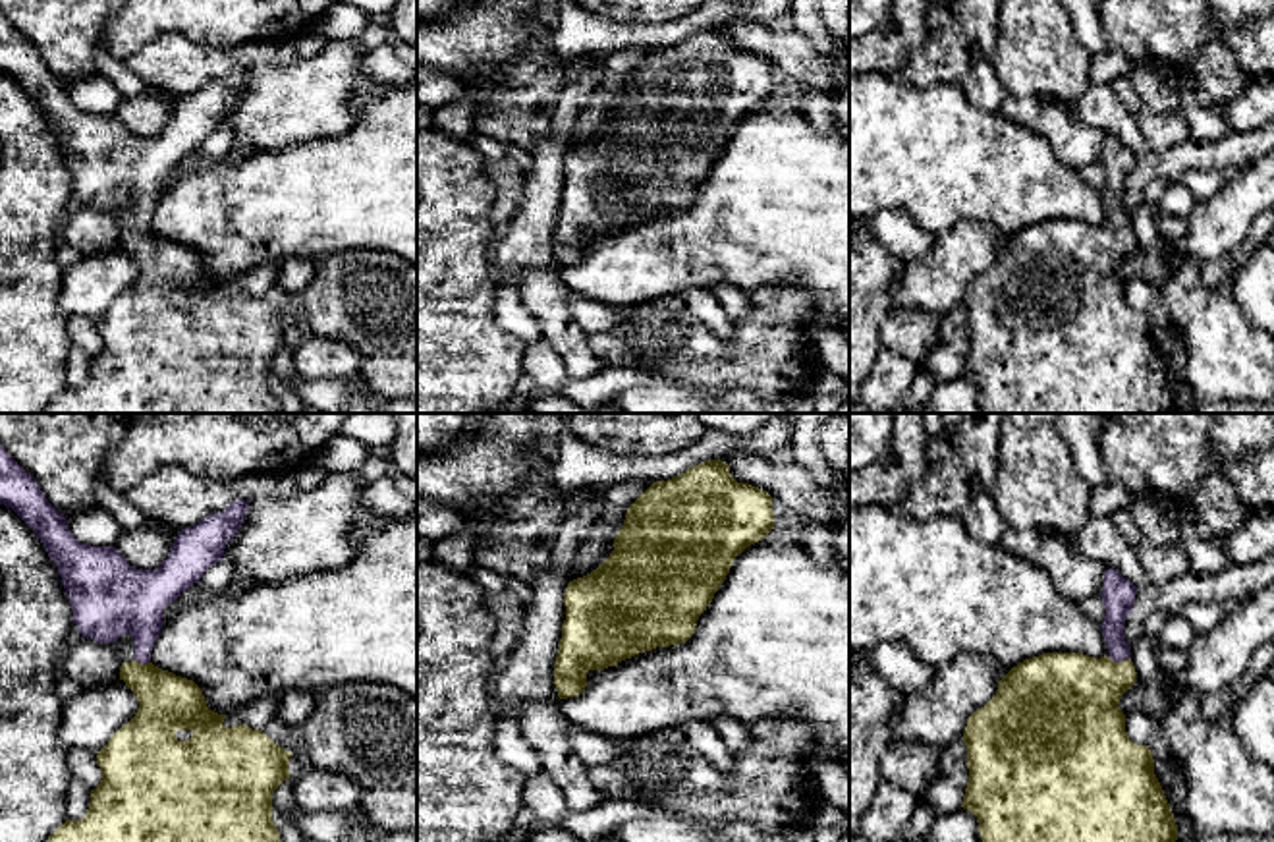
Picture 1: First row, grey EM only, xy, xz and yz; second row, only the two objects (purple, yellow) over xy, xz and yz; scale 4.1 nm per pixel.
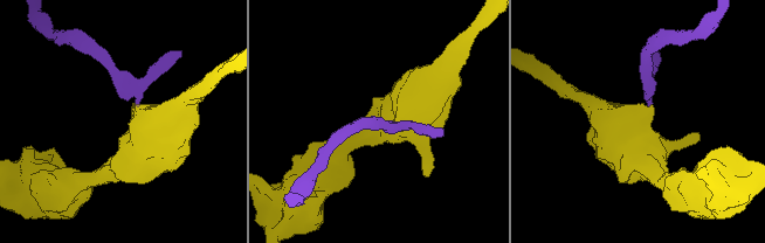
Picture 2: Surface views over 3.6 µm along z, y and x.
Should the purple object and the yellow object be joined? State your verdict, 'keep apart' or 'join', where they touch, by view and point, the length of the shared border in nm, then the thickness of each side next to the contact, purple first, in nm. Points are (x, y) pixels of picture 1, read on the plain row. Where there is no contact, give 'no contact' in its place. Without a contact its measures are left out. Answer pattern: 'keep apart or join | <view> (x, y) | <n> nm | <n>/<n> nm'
join | yz (1120, 228) | 80 nm | 120/380 nm

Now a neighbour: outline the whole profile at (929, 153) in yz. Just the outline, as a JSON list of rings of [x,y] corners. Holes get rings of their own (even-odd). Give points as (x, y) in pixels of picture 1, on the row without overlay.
[[[882,73],[849,77],[849,218],[882,209],[907,214],[938,238],[961,220],[994,226],[1006,236],[1044,220],[1083,220],[1106,224],[1102,195],[1085,183],[1075,168],[1064,166],[1050,141],[1021,127],[1000,112],[975,106],[959,83],[913,87]]]

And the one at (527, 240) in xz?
[[[596,68],[569,77],[552,104],[550,133],[537,141],[525,172],[525,193],[492,251],[492,278],[521,282],[533,270],[558,267],[554,230],[566,187],[564,160],[577,118],[598,85]]]

